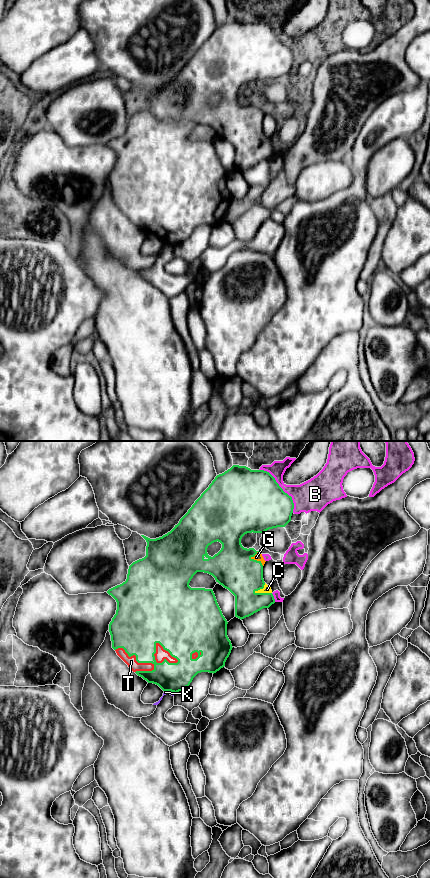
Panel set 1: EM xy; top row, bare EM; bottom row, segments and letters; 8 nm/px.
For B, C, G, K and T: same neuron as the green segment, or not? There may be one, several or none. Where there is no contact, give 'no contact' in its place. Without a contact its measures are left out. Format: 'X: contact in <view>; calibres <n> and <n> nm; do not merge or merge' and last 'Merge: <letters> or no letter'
B: contact in xy; calibres 480 and 240 nm; do not merge
C: contact in xy; calibres 320 and 60 nm; merge
G: contact in xy; calibres 340 and 60 nm; merge
K: contact in xy; calibres 240 and 30 nm; do not merge
T: contact in xy; calibres 400 and 80 nm; merge
Merge: C, G, T

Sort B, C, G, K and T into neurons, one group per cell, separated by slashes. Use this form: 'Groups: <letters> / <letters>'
Groups: B / C G T / K

